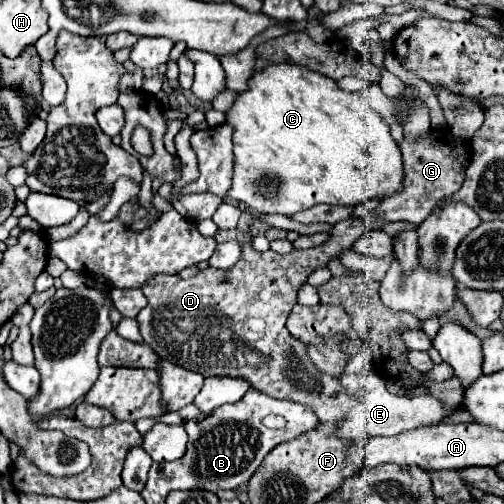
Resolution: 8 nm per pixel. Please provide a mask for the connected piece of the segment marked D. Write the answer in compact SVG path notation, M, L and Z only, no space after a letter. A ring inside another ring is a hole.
M348 218L348 220L342 220L332 226L332 232L330 232L330 238L326 244L308 248L308 250L292 250L290 254L282 256L272 250L256 252L252 248L252 236L238 228L218 230L214 234L214 240L218 244L228 242L228 240L240 242L240 246L242 246L240 260L230 270L206 268L188 280L182 280L178 276L168 276L168 274L154 276L142 288L144 296L148 298L148 306L144 310L140 310L140 314L136 318L140 324L140 334L144 338L144 344L148 344L160 358L164 358L176 366L184 366L186 370L196 370L202 376L246 378L252 384L252 388L262 390L264 394L268 394L272 398L292 400L292 402L300 402L300 404L314 408L314 412L318 414L318 418L322 422L340 422L340 418L344 418L344 414L352 406L356 406L356 402L360 402L362 394L350 394L340 386L338 378L320 374L312 366L304 344L300 340L292 338L290 332L286 330L286 318L288 318L292 306L296 304L298 288L302 284L306 284L310 272L314 272L316 268L328 266L328 262L332 258L340 258L348 248L352 248L356 238L360 238L364 232L366 232L364 220Z

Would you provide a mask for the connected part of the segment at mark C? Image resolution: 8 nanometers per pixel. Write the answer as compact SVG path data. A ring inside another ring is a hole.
M270 64L260 74L252 74L248 86L226 114L226 122L234 126L236 156L232 186L226 198L260 214L292 216L314 204L358 206L376 198L384 200L404 188L400 148L388 124L370 108L360 92L344 92L334 80L294 64Z

